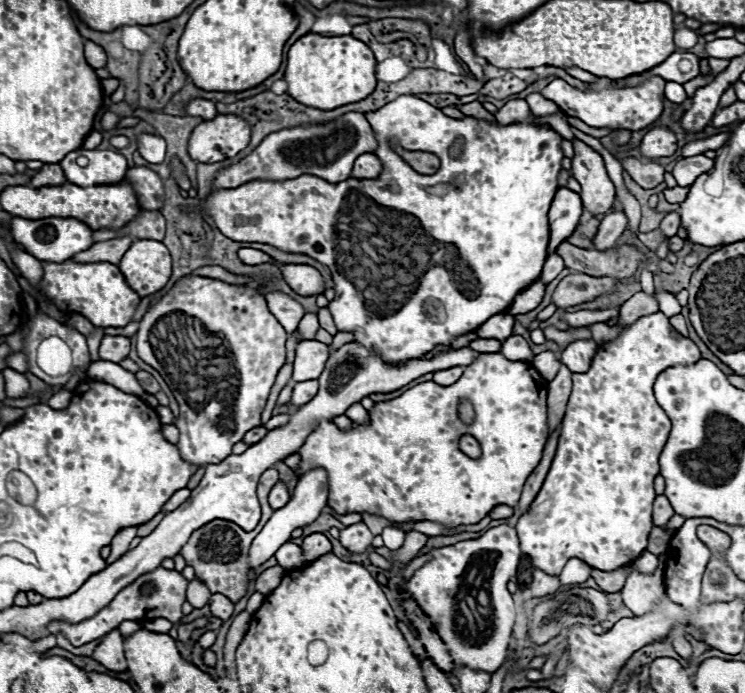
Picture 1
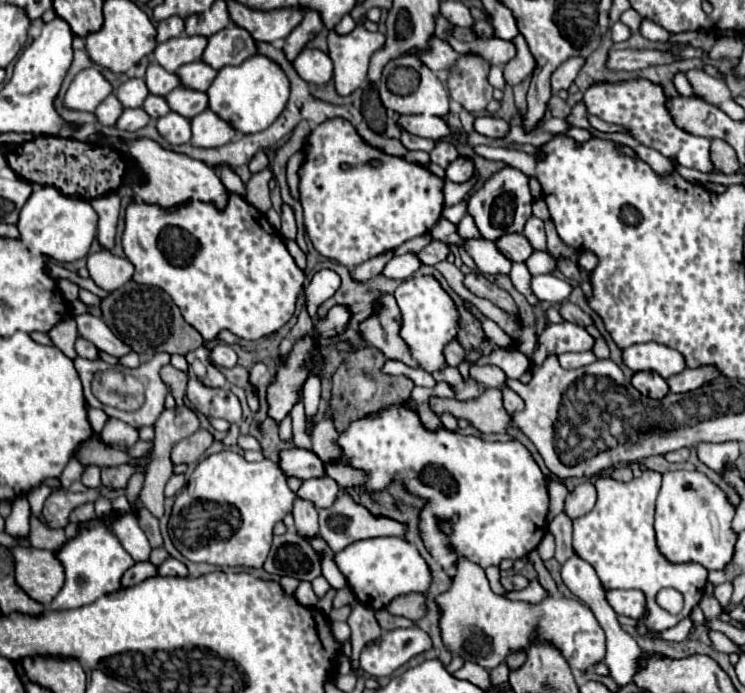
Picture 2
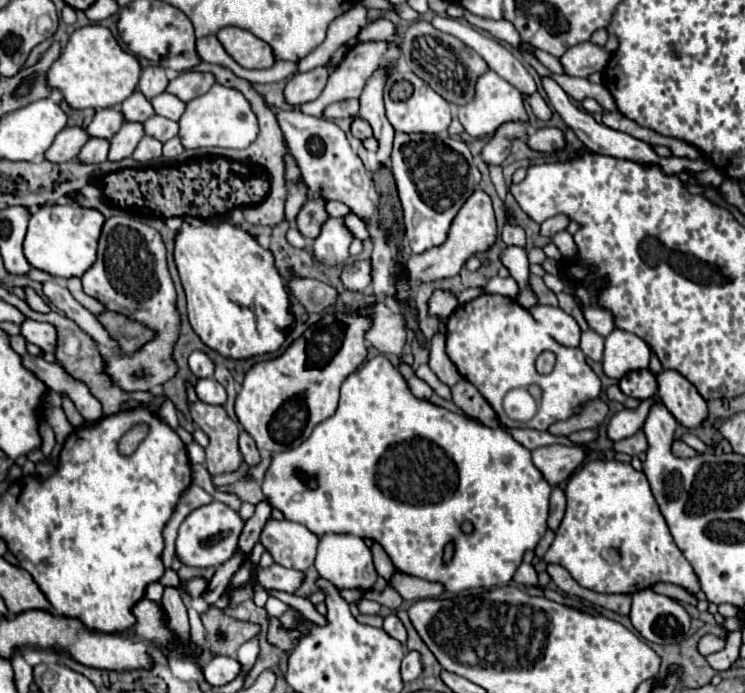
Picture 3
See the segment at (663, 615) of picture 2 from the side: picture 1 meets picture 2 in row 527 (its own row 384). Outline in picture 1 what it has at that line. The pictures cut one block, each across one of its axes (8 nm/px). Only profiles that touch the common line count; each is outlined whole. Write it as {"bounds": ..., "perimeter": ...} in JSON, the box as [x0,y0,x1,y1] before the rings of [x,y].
{"bounds":[516,312,700,576],"perimeter":[[[654,312],[650,316],[642,316],[638,322],[634,322],[632,326],[628,326],[616,340],[600,344],[600,348],[598,348],[598,352],[596,352],[596,356],[592,360],[590,370],[584,372],[584,374],[574,374],[574,388],[572,388],[572,396],[568,400],[566,416],[562,420],[562,432],[560,432],[558,450],[556,450],[552,468],[550,468],[550,472],[548,472],[548,476],[546,476],[546,480],[544,480],[538,496],[534,498],[534,502],[530,504],[530,508],[520,516],[520,520],[516,524],[518,538],[520,538],[520,550],[526,556],[530,556],[534,568],[538,568],[538,570],[542,570],[542,572],[546,572],[550,576],[558,576],[570,558],[578,558],[578,560],[586,562],[592,568],[598,568],[598,570],[604,570],[604,572],[612,572],[612,570],[618,570],[622,566],[632,564],[646,550],[648,534],[652,530],[652,502],[656,498],[654,478],[660,472],[658,456],[660,456],[660,452],[662,452],[662,448],[664,448],[664,444],[668,440],[668,434],[670,434],[670,420],[664,414],[664,410],[658,406],[658,402],[654,398],[654,392],[652,392],[652,386],[654,386],[656,376],[662,370],[666,370],[670,366],[690,366],[690,364],[694,364],[698,360],[700,360],[698,346],[690,338],[684,338],[684,336],[676,338],[672,334],[672,326],[670,326],[668,318],[662,312]]]}

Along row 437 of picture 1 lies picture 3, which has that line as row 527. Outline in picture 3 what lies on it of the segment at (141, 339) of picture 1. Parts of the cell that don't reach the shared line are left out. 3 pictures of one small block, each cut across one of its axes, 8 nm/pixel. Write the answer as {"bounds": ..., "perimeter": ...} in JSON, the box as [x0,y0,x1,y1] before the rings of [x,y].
{"bounds":[176,502,244,566],"perimeter":[[[222,502],[204,504],[192,510],[184,518],[178,532],[178,540],[176,540],[176,554],[188,566],[220,566],[222,562],[230,560],[240,550],[238,538],[240,538],[242,528],[244,528],[242,516],[230,506]]]}

